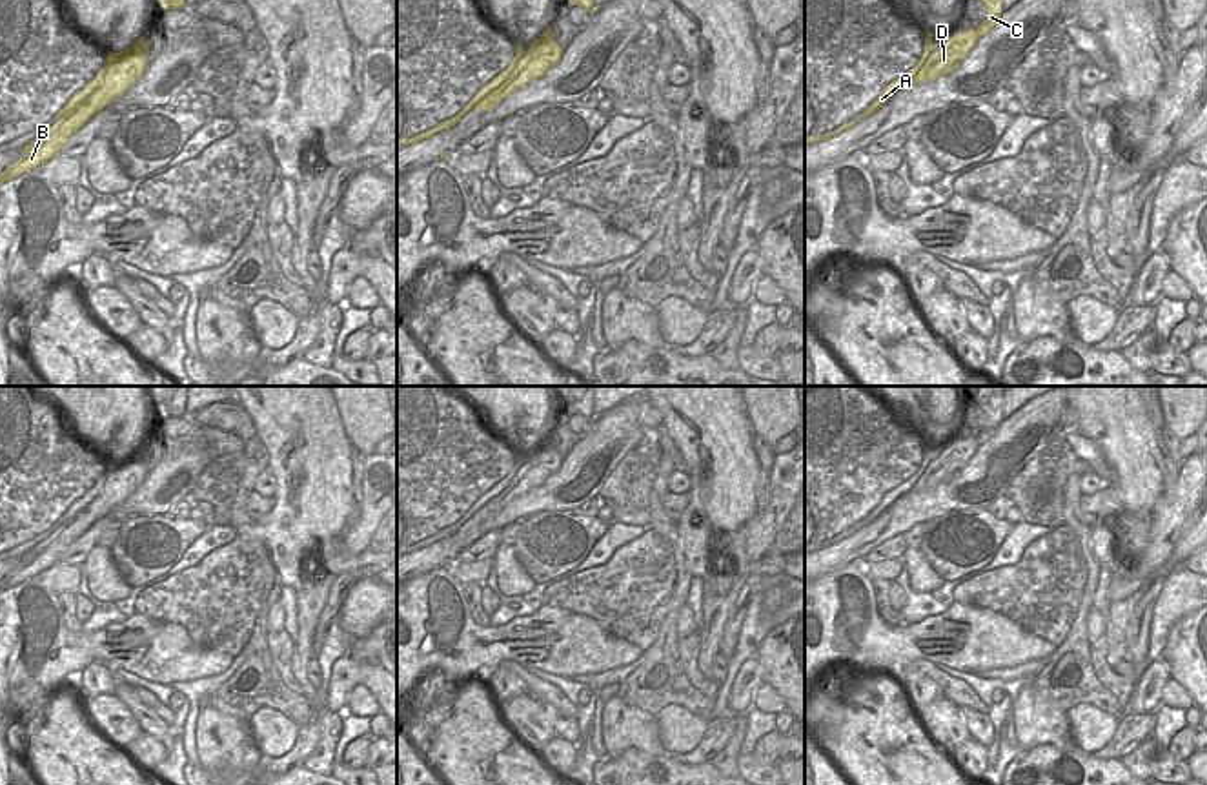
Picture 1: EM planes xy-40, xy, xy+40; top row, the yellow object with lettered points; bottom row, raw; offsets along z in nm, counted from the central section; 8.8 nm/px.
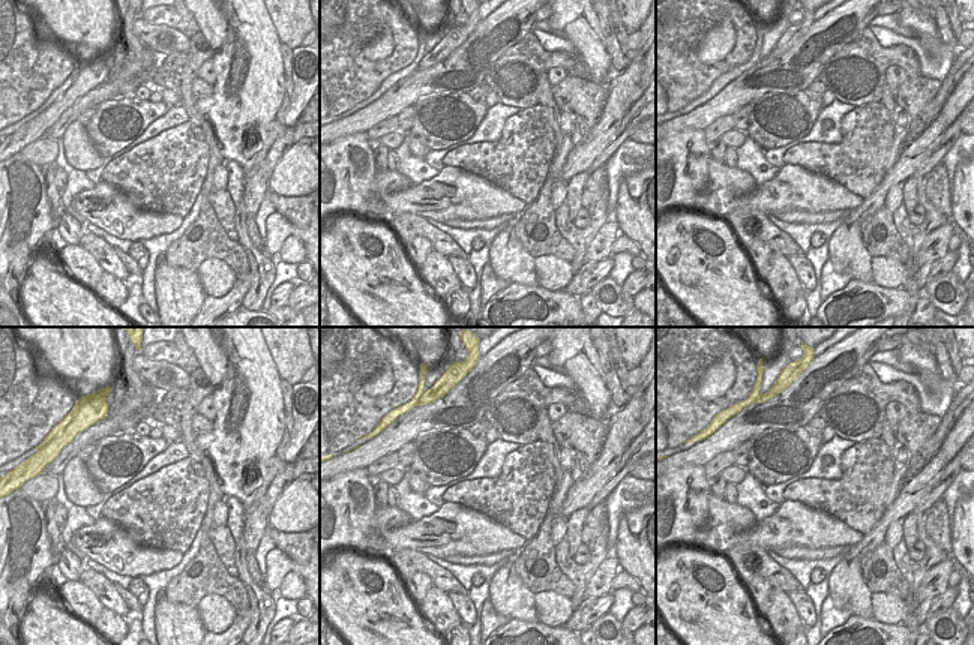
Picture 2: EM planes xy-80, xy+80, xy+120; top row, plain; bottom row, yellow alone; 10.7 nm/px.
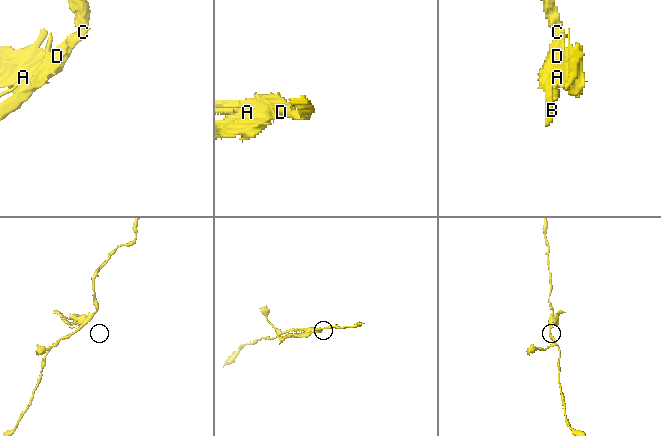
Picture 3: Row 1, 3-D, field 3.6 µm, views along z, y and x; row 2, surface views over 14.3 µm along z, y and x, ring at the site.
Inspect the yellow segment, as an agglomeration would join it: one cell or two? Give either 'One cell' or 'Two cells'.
Two cells.

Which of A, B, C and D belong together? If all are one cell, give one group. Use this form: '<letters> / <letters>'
A / B C D

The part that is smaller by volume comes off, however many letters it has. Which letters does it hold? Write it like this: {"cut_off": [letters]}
{"cut_off": ["A"]}

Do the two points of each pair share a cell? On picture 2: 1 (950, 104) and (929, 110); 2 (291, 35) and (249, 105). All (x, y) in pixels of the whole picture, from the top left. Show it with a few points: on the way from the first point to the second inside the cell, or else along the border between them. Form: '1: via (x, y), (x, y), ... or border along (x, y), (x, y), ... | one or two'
1: border along (958, 83), (937, 117), (920, 134) | two
2: border along (269, 15), (281, 44) | two

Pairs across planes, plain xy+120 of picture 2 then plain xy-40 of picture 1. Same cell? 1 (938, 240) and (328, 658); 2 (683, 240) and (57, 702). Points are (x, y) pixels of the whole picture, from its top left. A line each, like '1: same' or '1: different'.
1: different
2: same

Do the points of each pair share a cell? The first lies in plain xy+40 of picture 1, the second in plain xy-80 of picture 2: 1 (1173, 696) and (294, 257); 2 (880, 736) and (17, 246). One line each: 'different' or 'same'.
1: same
2: different

